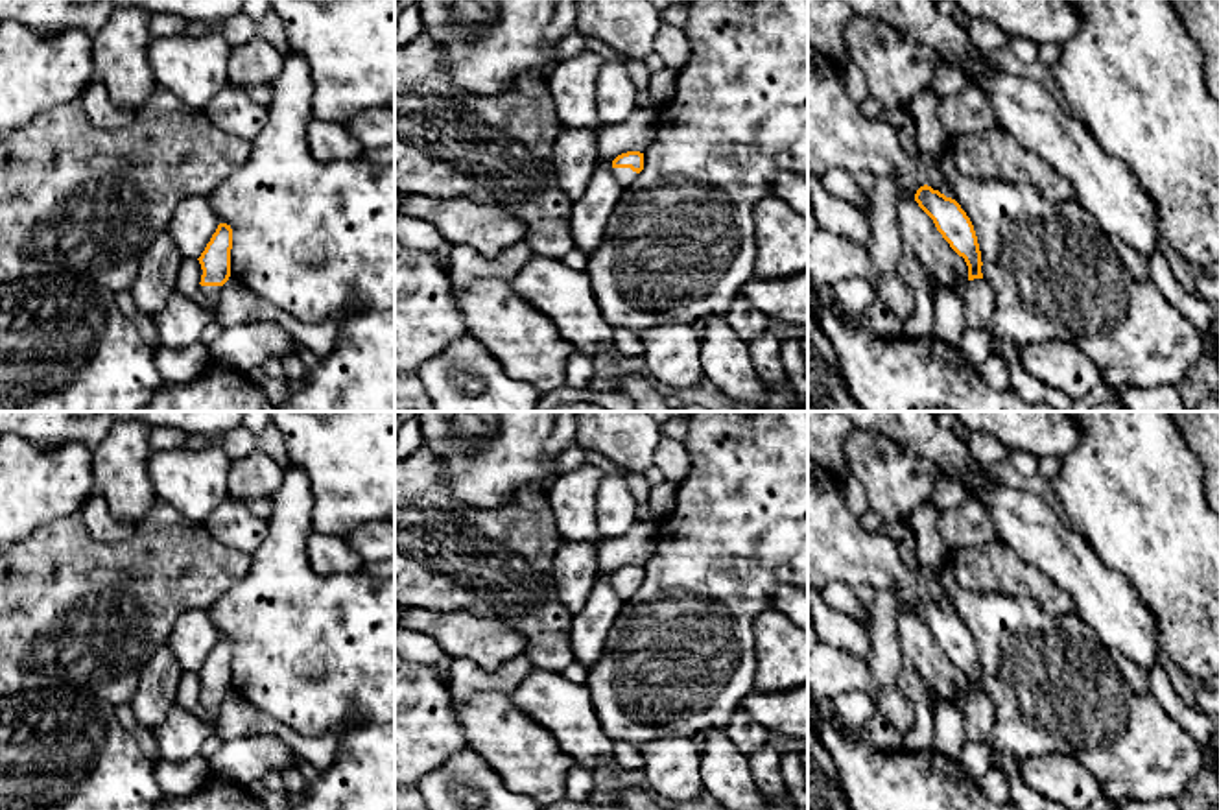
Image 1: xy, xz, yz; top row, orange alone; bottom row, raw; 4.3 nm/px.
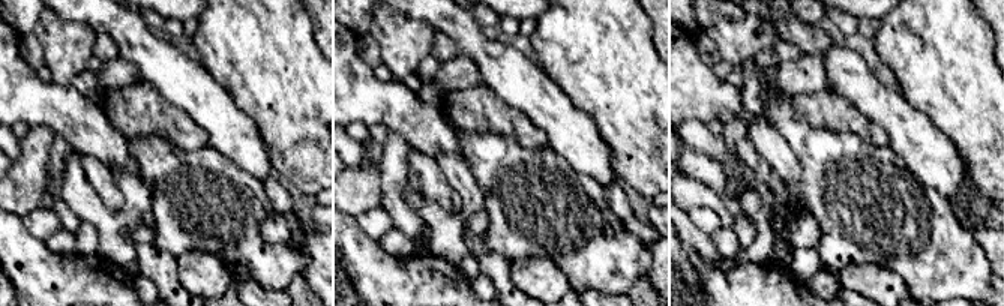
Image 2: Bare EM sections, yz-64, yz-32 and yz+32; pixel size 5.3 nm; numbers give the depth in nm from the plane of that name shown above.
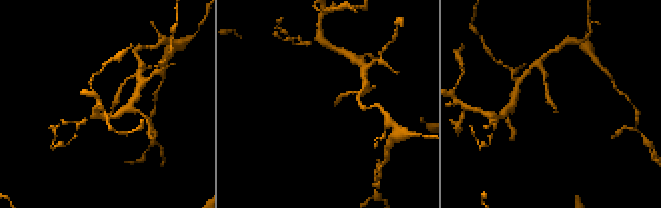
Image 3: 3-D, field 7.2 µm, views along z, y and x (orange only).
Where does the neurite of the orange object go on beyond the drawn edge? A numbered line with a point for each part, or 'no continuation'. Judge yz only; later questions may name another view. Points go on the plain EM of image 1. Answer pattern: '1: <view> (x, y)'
no continuation

